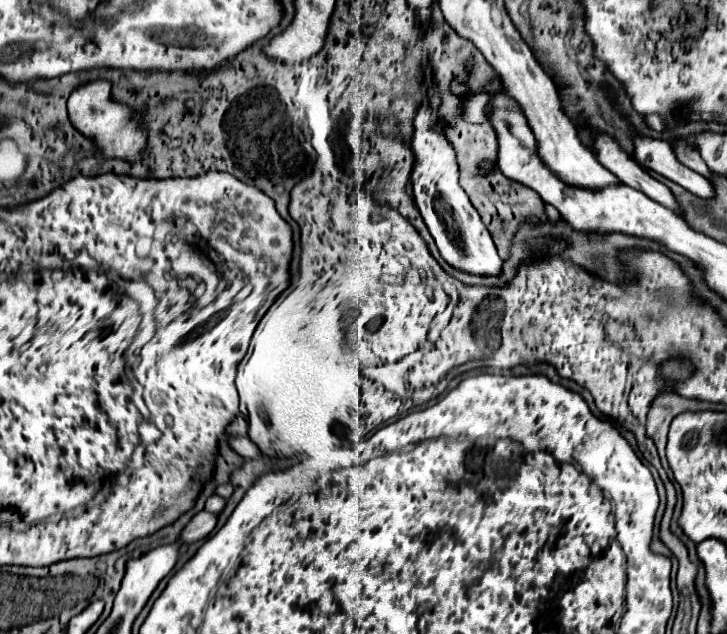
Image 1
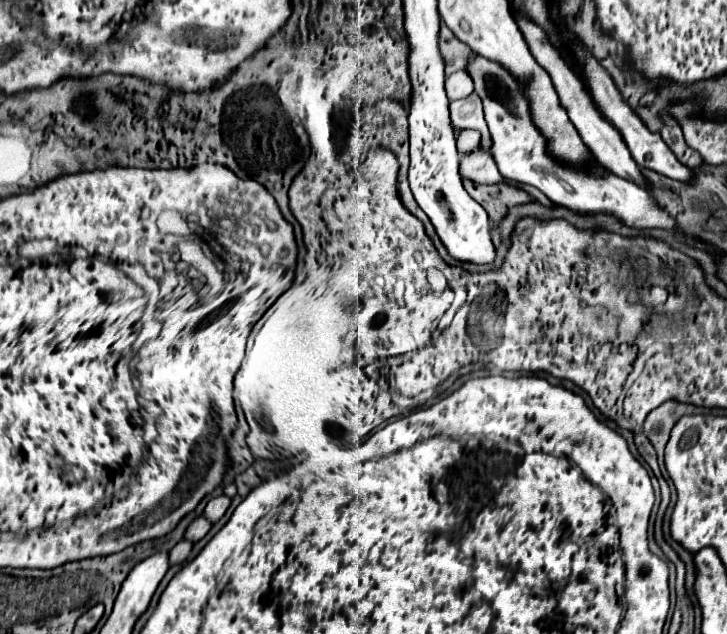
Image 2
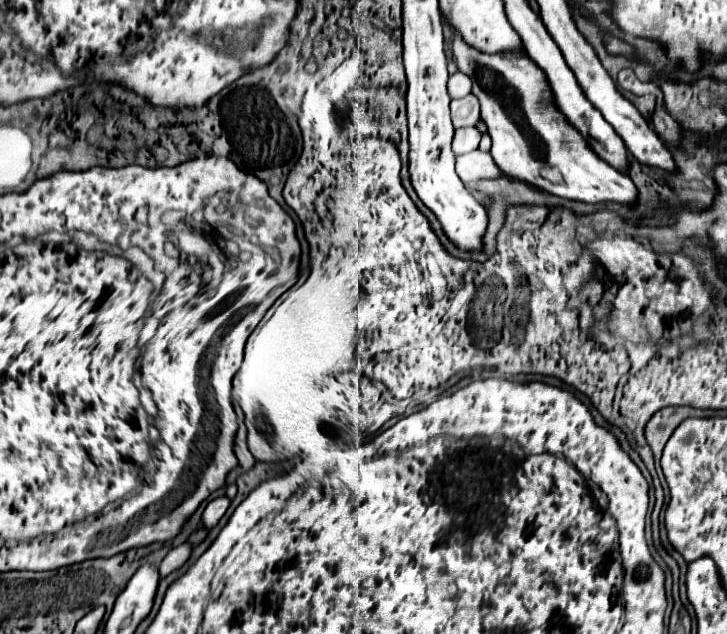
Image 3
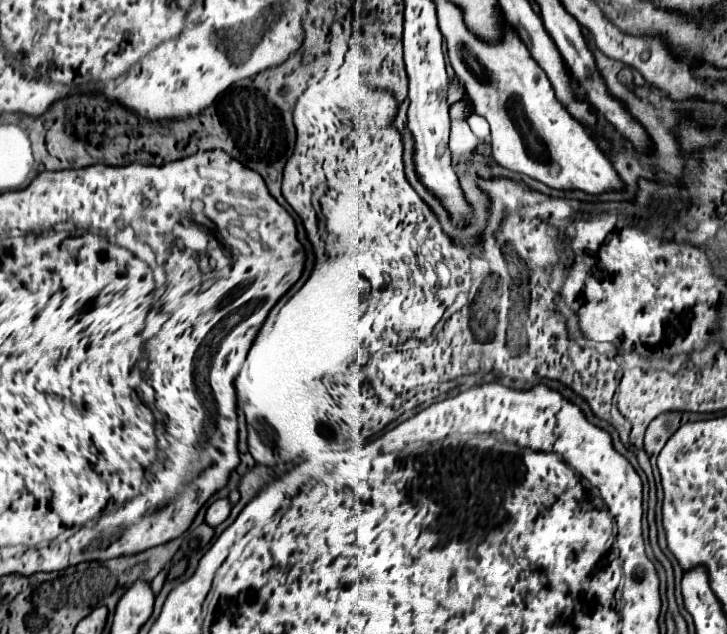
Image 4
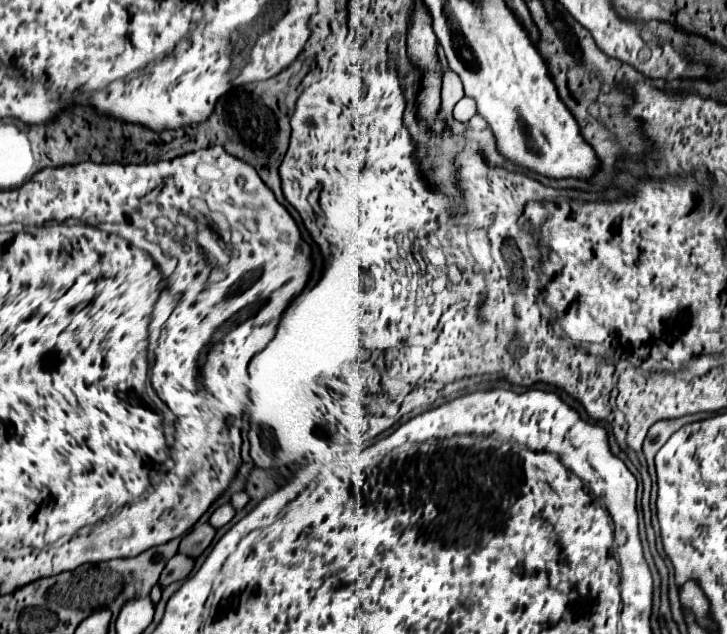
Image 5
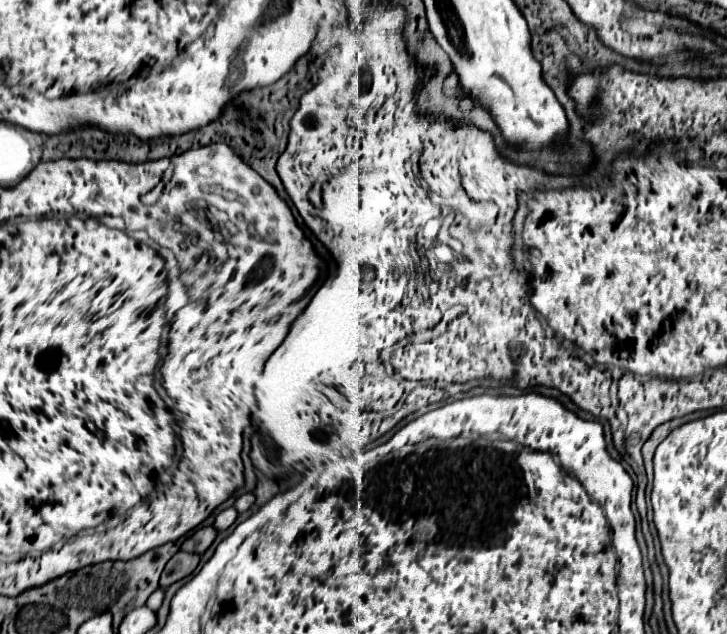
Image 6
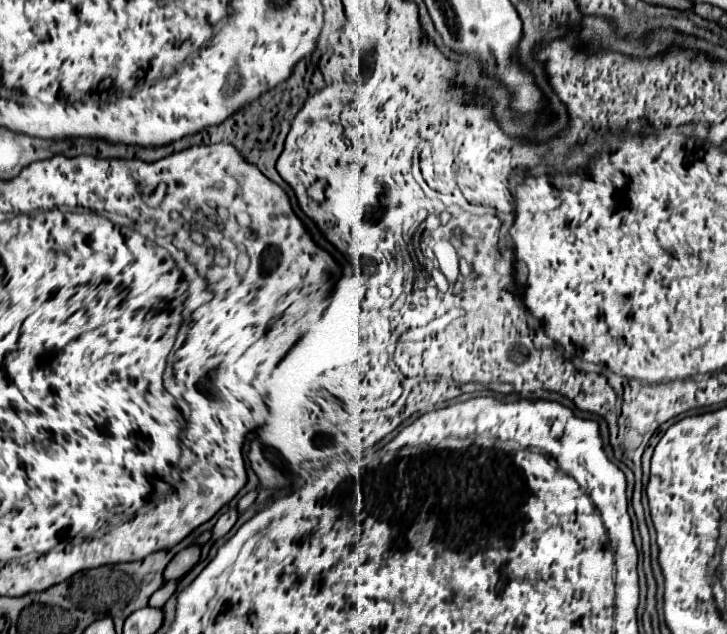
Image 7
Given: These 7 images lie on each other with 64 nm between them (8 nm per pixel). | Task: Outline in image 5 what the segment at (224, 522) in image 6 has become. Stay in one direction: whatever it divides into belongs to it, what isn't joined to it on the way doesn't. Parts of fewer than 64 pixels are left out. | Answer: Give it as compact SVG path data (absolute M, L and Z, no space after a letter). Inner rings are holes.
M222 504L222 506L218 506L218 508L212 512L212 516L210 516L210 526L220 528L220 526L228 524L228 522L232 520L232 516L234 516L234 508L232 508L230 504Z

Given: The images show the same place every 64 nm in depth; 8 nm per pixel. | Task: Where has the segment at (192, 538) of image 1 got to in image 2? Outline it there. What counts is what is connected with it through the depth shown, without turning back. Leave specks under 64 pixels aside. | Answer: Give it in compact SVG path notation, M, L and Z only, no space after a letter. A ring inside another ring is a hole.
M201 515L189 525L184 538L195 543L202 539L210 531L211 527L212 524Z

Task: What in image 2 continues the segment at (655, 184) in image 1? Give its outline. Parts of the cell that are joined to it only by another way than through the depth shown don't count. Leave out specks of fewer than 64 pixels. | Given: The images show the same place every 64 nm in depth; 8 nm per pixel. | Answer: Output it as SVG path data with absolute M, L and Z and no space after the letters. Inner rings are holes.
M518 14L518 16L516 16L516 24L518 24L520 32L524 34L524 38L528 40L530 52L532 52L532 56L536 58L536 62L550 74L552 84L554 84L554 88L556 88L556 92L558 92L558 96L560 96L560 104L564 104L564 108L566 108L566 112L568 112L568 118L570 118L572 124L576 126L576 130L578 130L578 134L582 136L584 144L586 144L586 146L590 148L590 152L594 154L596 162L602 164L604 168L608 168L612 174L624 176L624 180L632 180L632 182L640 184L640 188L652 190L652 184L644 178L644 174L642 174L640 168L638 168L638 164L636 164L634 158L630 156L628 146L624 144L620 132L618 132L614 126L610 126L608 122L602 120L602 116L600 116L600 112L596 110L596 106L594 106L590 94L584 90L584 86L580 84L580 80L576 78L576 74L574 74L574 72L568 68L568 64L558 56L558 50L552 48L552 44L548 44L546 32L542 32L540 26L536 26L532 20L528 20L526 14Z

